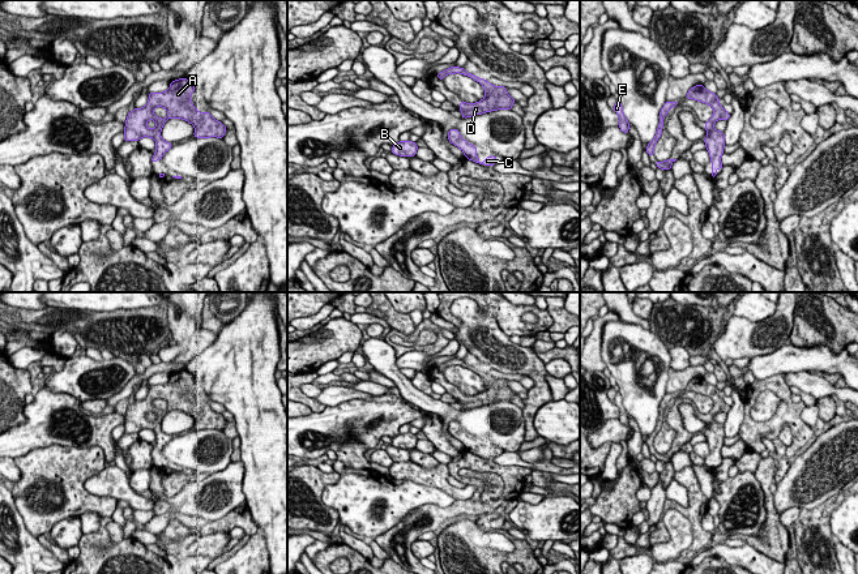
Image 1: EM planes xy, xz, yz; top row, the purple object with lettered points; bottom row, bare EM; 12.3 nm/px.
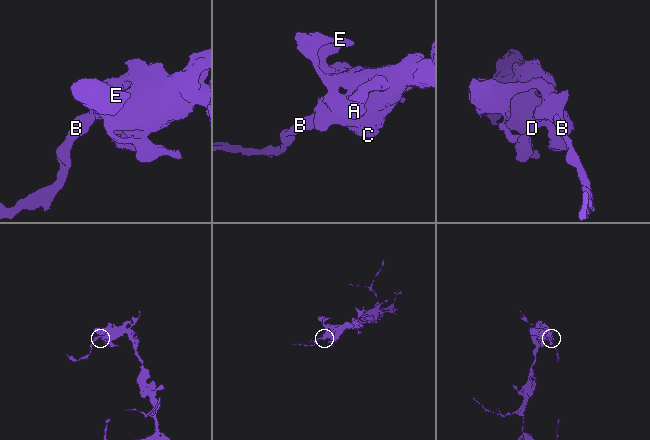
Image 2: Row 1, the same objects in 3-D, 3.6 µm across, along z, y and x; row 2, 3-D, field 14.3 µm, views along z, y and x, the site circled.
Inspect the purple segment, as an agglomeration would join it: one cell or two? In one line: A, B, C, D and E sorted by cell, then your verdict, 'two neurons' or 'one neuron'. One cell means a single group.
A B C D E; one neuron

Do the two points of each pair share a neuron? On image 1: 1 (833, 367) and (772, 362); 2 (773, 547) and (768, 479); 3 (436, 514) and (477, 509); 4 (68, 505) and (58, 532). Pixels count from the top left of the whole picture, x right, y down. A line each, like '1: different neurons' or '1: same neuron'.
1: same neuron
2: same neuron
3: same neuron
4: different neurons

